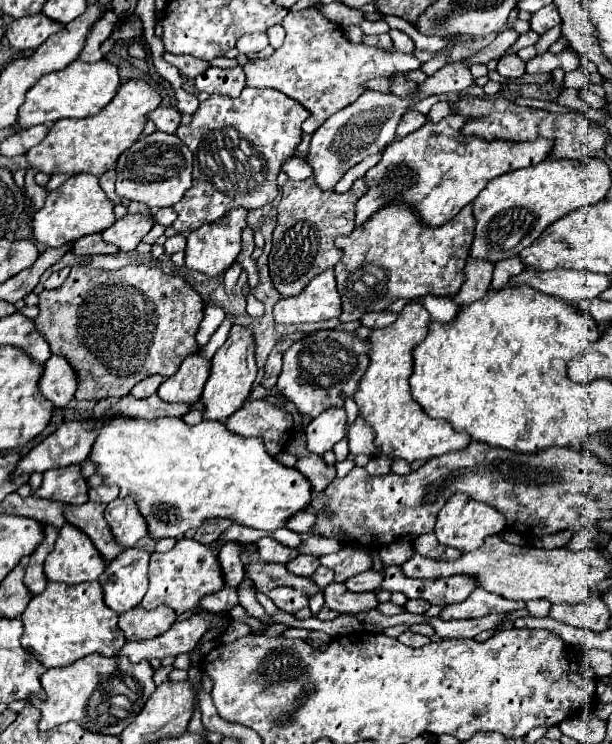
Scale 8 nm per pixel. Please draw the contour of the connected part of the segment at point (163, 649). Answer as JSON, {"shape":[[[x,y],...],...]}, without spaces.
{"shape":[[[196,614],[184,622],[176,622],[168,632],[154,640],[144,642],[126,642],[120,650],[122,656],[128,656],[130,662],[140,660],[152,660],[152,658],[166,658],[166,656],[178,656],[192,652],[204,632],[210,630],[210,622],[214,616],[210,614]]]}

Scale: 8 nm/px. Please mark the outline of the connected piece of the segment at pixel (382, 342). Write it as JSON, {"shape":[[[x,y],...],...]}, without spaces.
{"shape":[[[416,298],[402,308],[394,324],[374,330],[366,338],[370,344],[370,364],[358,382],[358,392],[354,394],[362,418],[376,432],[376,444],[380,446],[380,452],[392,458],[404,458],[408,462],[442,456],[470,444],[470,436],[466,432],[454,430],[446,420],[430,418],[410,396],[408,378],[412,374],[412,348],[426,336],[428,322],[430,314]]]}

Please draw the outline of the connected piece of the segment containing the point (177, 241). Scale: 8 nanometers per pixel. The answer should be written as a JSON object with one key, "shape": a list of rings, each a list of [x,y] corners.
{"shape":[[[176,234],[176,236],[172,236],[172,238],[168,238],[168,240],[166,240],[164,248],[166,248],[166,252],[168,252],[168,254],[180,252],[180,250],[184,250],[184,248],[186,248],[186,238],[184,238],[182,234]]]}

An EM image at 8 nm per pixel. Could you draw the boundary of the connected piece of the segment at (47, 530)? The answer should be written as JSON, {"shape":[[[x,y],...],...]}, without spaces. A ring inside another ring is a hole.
{"shape":[[[44,524],[44,540],[42,544],[30,554],[30,562],[26,566],[26,576],[24,576],[24,584],[28,586],[28,590],[32,594],[40,594],[48,580],[44,576],[44,560],[46,556],[52,552],[54,548],[54,542],[56,542],[56,536],[58,536],[58,528],[54,528],[52,524]]]}

